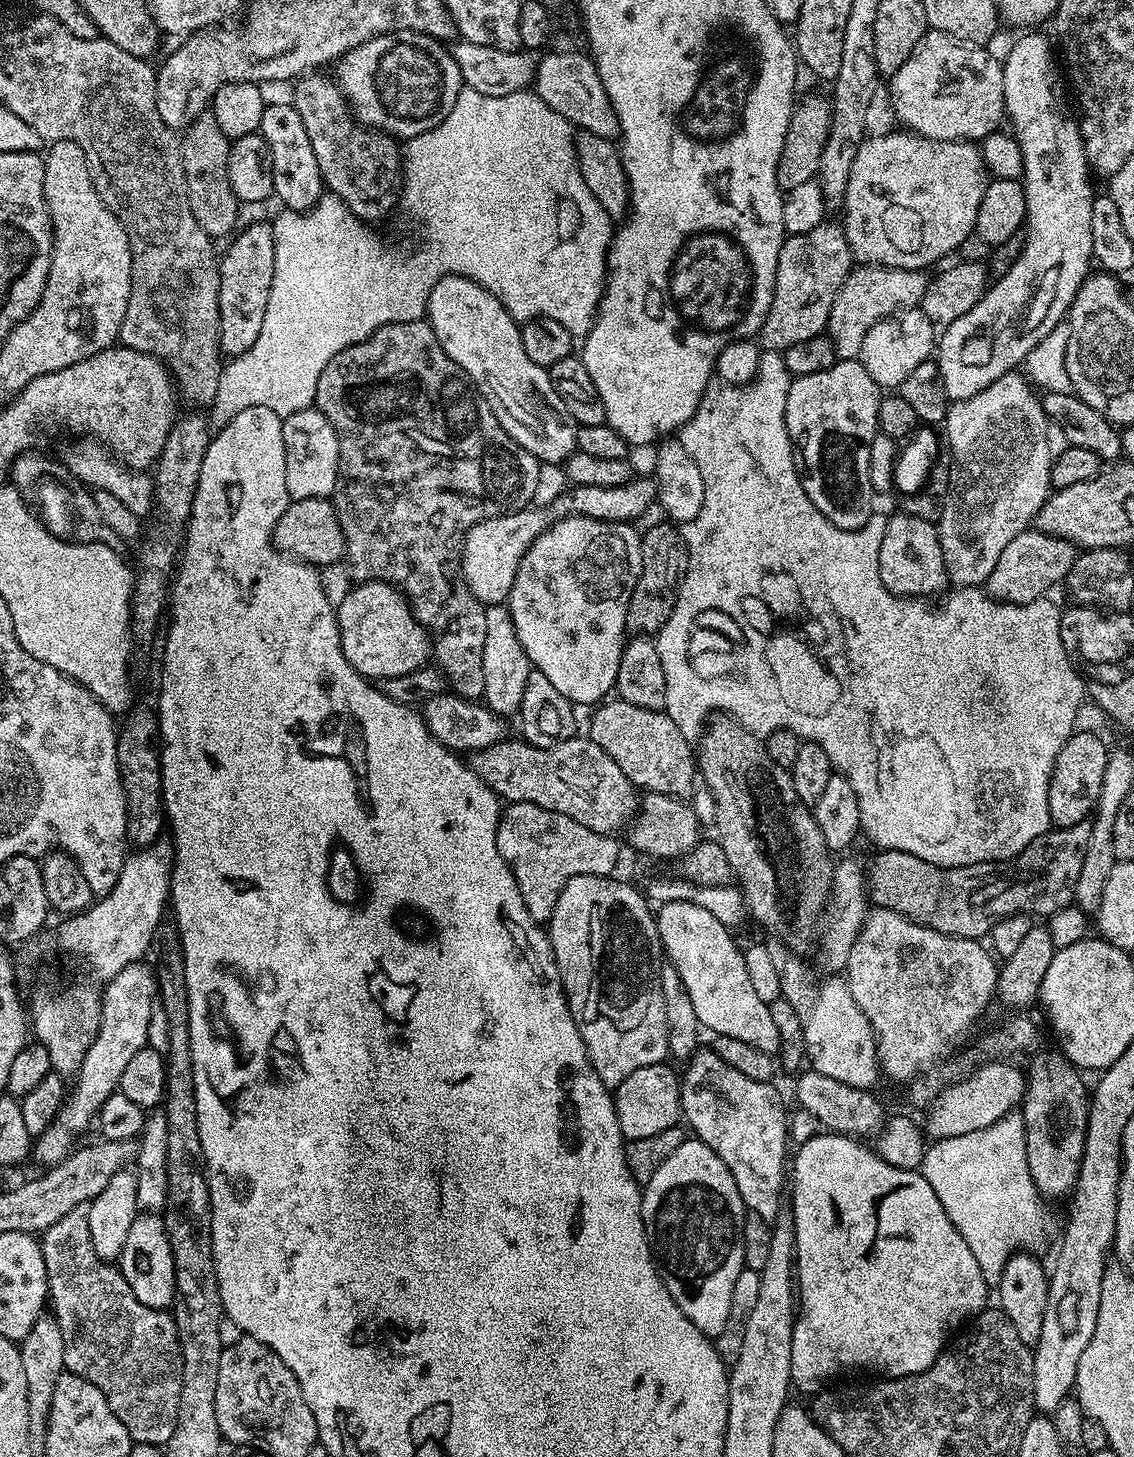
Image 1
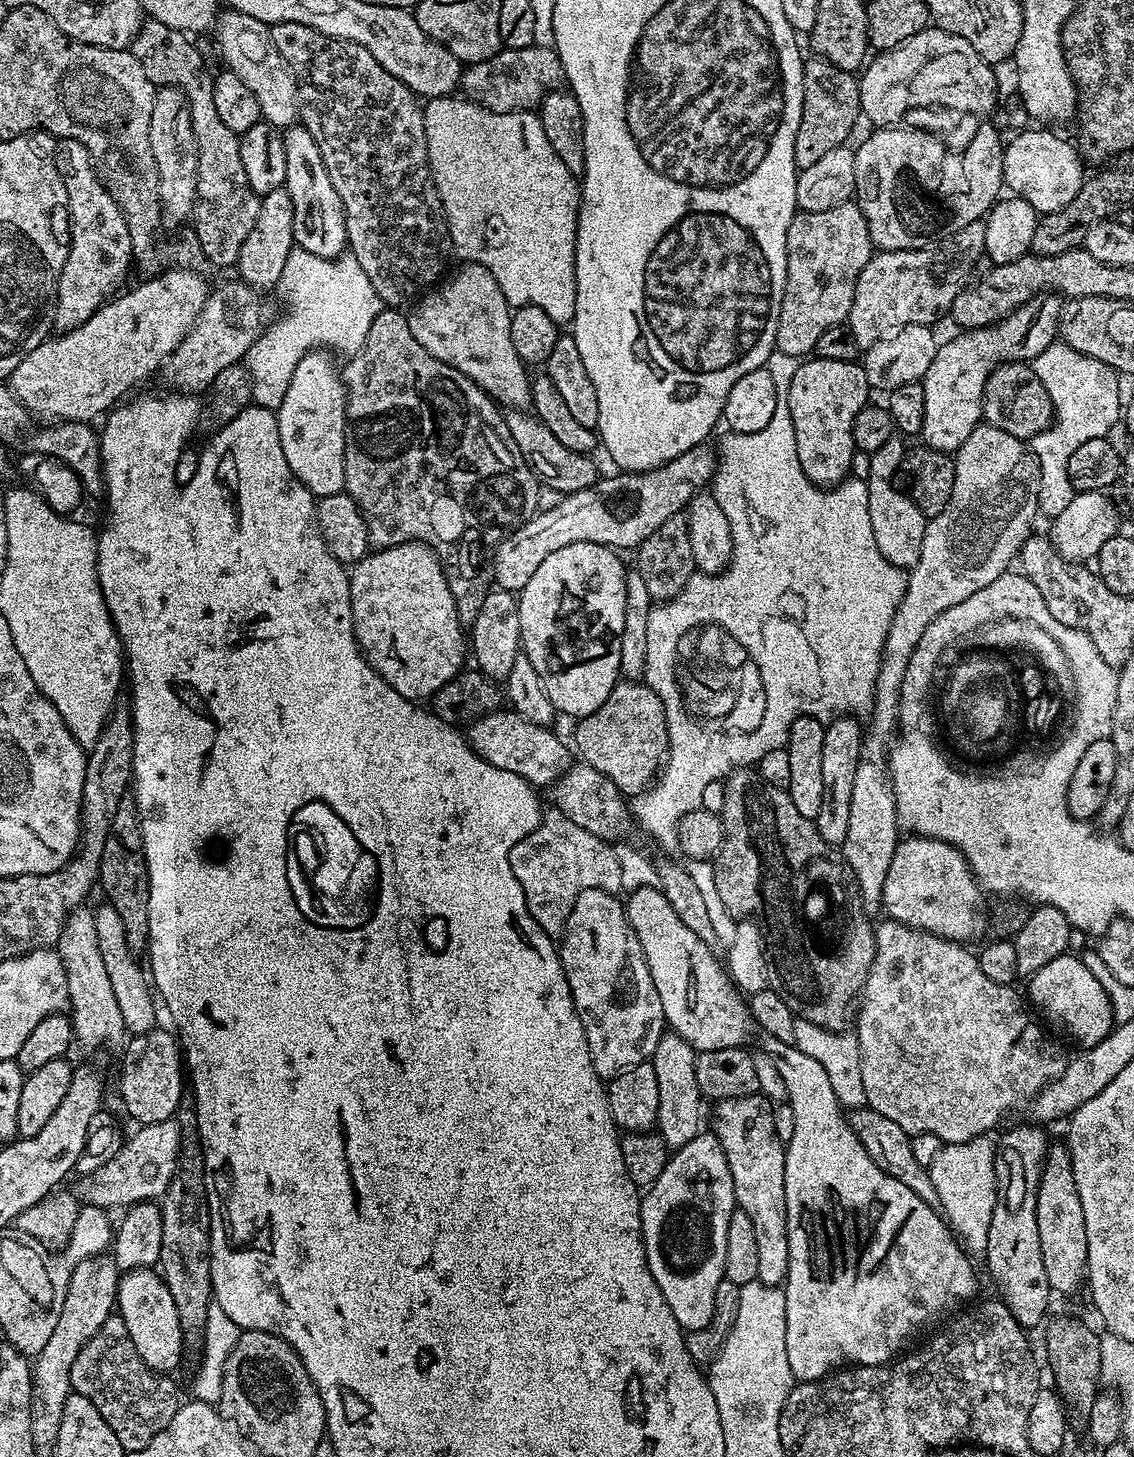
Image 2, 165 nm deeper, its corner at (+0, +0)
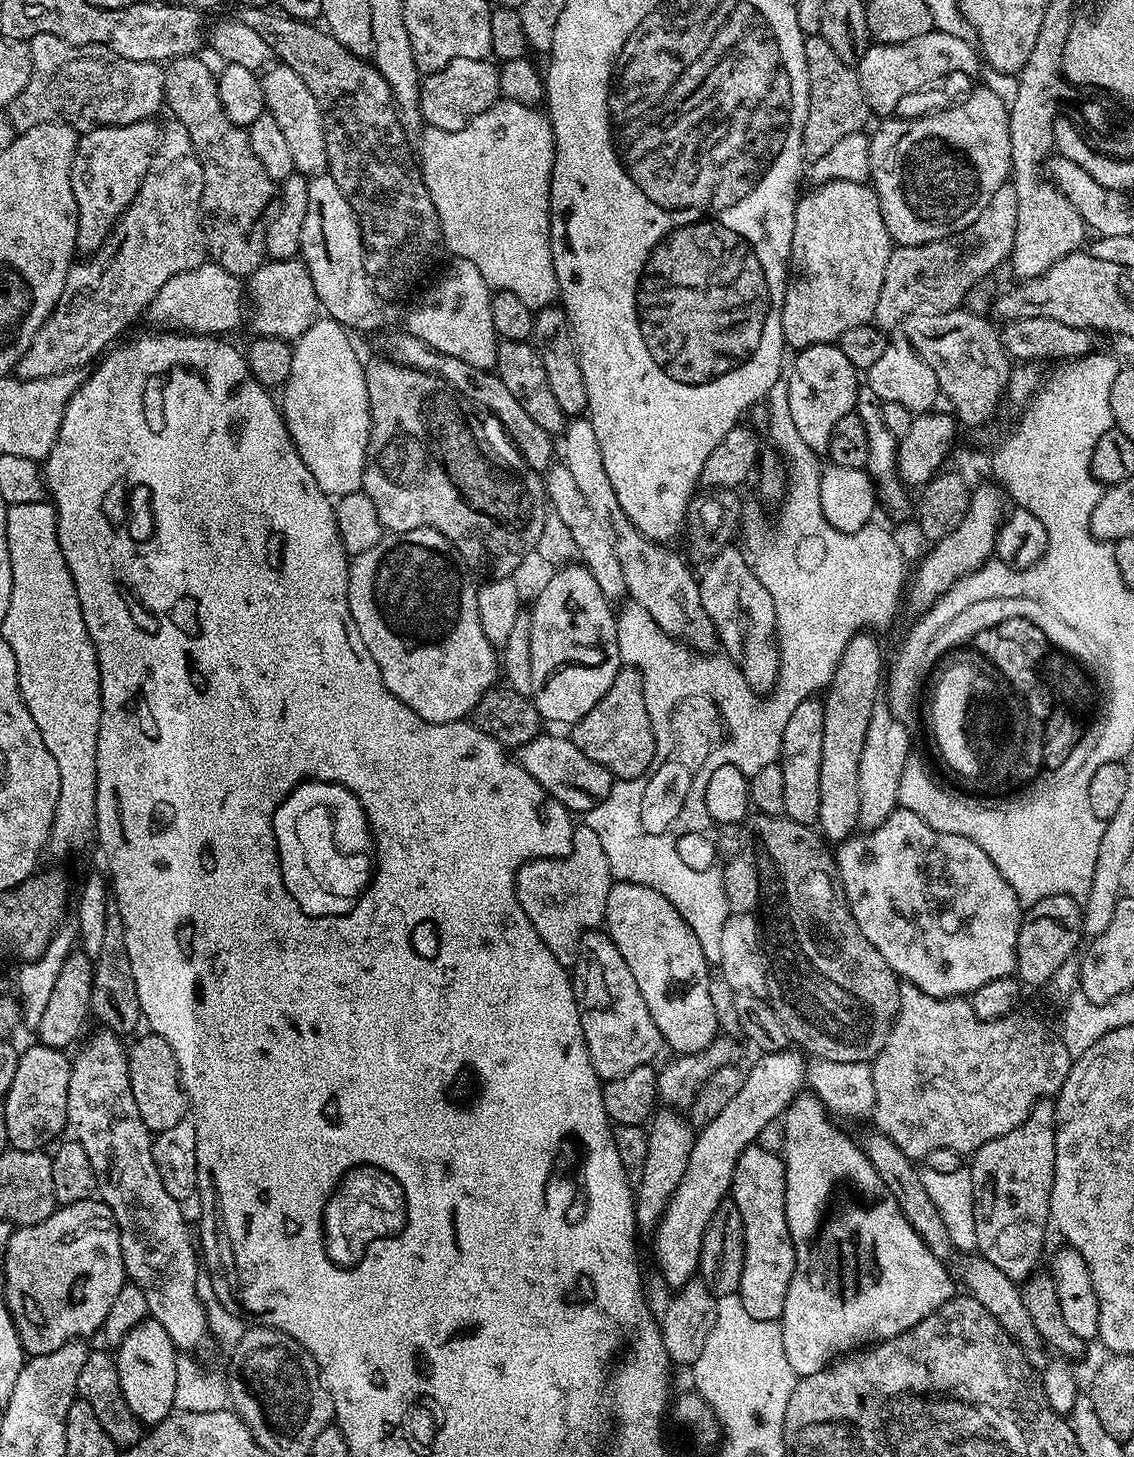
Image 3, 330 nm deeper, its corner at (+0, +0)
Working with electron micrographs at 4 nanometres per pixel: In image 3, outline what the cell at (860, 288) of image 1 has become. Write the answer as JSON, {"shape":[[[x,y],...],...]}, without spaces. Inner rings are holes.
{"shape":[[[1007,183],[994,190],[994,198],[990,198],[986,210],[961,232],[918,246],[893,247],[882,278],[882,294],[878,294],[876,327],[891,330],[895,324],[896,327],[903,325],[907,316],[921,310],[950,312],[961,307],[967,291],[979,279],[991,277],[1011,257],[1017,215],[1018,197],[1013,185]]]}

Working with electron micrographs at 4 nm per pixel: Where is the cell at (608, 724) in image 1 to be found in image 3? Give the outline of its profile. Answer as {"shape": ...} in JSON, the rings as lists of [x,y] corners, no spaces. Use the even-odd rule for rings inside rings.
{"shape":[[[621,666],[618,674],[614,674],[614,682],[610,682],[610,690],[602,694],[598,706],[571,725],[570,739],[582,754],[586,754],[586,758],[594,758],[594,762],[606,766],[616,780],[633,780],[647,770],[654,758],[656,743],[650,714],[646,714],[642,674],[637,668]]]}

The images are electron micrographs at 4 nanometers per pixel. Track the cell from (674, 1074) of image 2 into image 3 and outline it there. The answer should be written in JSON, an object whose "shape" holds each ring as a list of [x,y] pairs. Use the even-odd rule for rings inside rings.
{"shape":[[[657,1111],[647,1125],[646,1166],[642,1166],[642,1178],[634,1184],[636,1222],[641,1229],[655,1229],[662,1218],[674,1190],[678,1190],[678,1182],[682,1182],[682,1174],[686,1174],[686,1162],[690,1162],[690,1150],[696,1141],[691,1123],[685,1117],[683,1120],[679,1111],[663,1111]]]}

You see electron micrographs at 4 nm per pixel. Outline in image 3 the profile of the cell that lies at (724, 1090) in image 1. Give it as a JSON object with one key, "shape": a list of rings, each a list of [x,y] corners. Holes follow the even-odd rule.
{"shape":[[[749,1146],[734,1166],[731,1200],[742,1214],[744,1269],[739,1296],[746,1314],[779,1321],[786,1306],[786,1290],[796,1269],[796,1251],[786,1222],[786,1170],[783,1155]]]}

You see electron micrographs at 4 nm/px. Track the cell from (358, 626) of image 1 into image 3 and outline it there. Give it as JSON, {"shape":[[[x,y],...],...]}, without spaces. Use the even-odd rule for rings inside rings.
{"shape":[[[433,528],[385,534],[378,543],[370,546],[370,550],[351,557],[348,566],[348,609],[354,618],[354,626],[358,626],[358,634],[362,634],[362,642],[366,642],[366,650],[370,650],[370,658],[374,658],[374,662],[378,662],[378,670],[382,674],[382,682],[386,682],[386,690],[390,690],[390,694],[394,694],[394,698],[398,698],[406,706],[410,706],[410,710],[414,710],[414,714],[418,714],[418,718],[422,718],[426,722],[445,724],[471,717],[476,703],[498,680],[498,652],[486,638],[486,633],[482,631],[482,621],[478,619],[478,594],[476,593],[478,584],[477,581],[472,581],[468,569],[470,569],[469,565],[456,552],[451,541]]]}

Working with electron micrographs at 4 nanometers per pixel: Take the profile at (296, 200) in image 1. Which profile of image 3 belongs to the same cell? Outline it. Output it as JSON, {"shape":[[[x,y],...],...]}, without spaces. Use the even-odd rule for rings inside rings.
{"shape":[[[317,174],[308,181],[300,256],[310,270],[314,290],[327,319],[336,320],[349,330],[357,328],[360,332],[372,332],[383,322],[385,305],[366,274],[360,223],[350,202],[346,202],[346,194],[338,190],[338,182],[334,182],[330,175]]]}

